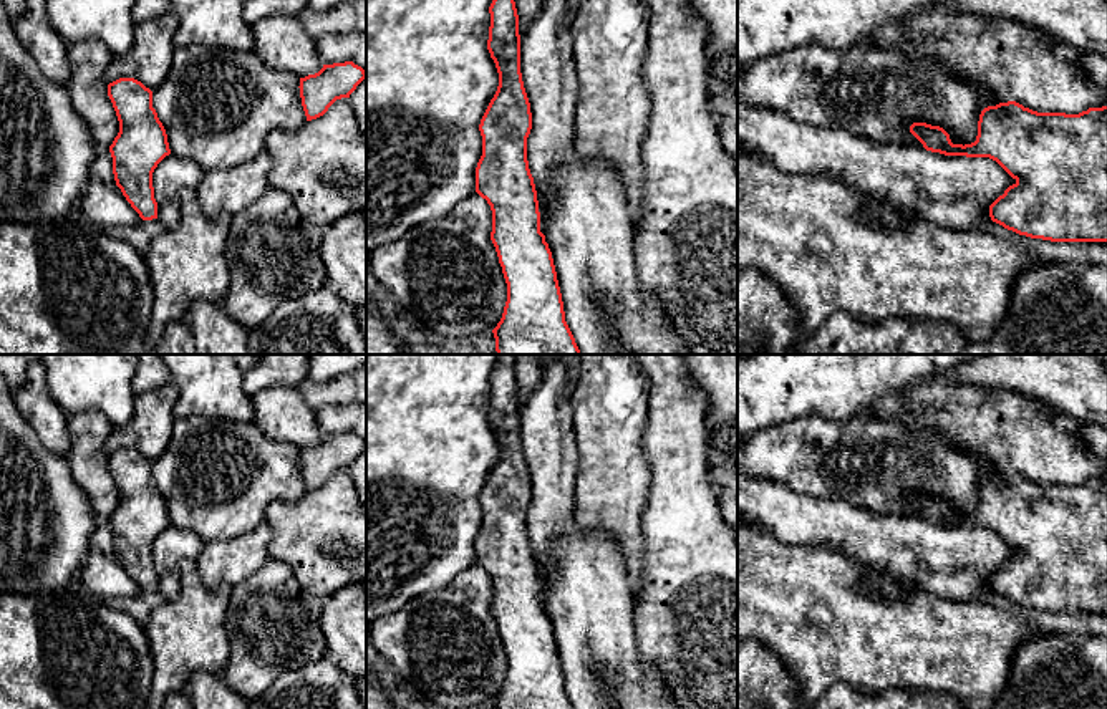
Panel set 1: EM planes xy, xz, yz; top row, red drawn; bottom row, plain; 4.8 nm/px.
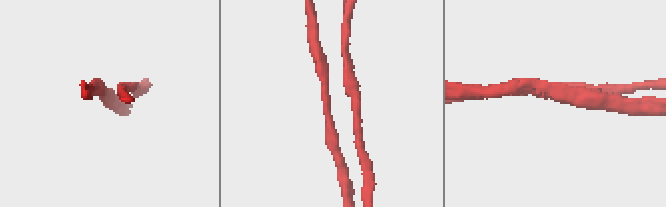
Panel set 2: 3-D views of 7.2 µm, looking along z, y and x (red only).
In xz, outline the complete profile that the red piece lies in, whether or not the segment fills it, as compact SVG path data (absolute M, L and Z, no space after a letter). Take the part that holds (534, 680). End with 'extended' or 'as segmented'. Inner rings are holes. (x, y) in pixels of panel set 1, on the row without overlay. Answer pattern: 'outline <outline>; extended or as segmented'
outline M499 354L489 378L487 421L499 457L479 495L482 527L476 538L476 563L491 576L491 611L507 654L504 684L492 704L494 709L573 709L545 613L550 548L575 523L578 447L567 393L568 368L560 361L549 363L520 408L514 363L514 354Z; extended

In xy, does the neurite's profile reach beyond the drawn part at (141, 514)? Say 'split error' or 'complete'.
split error

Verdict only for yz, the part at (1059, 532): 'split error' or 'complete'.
split error

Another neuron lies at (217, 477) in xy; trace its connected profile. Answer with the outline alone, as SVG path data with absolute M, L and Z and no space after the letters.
M192 416L174 421L166 451L152 462L152 479L162 494L171 525L204 542L229 540L263 522L270 502L298 502L307 487L300 449L267 437L254 422Z

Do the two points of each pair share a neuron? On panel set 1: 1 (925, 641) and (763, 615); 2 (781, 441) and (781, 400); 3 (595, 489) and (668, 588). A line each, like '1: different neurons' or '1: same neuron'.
1: same neuron
2: different neurons
3: different neurons

